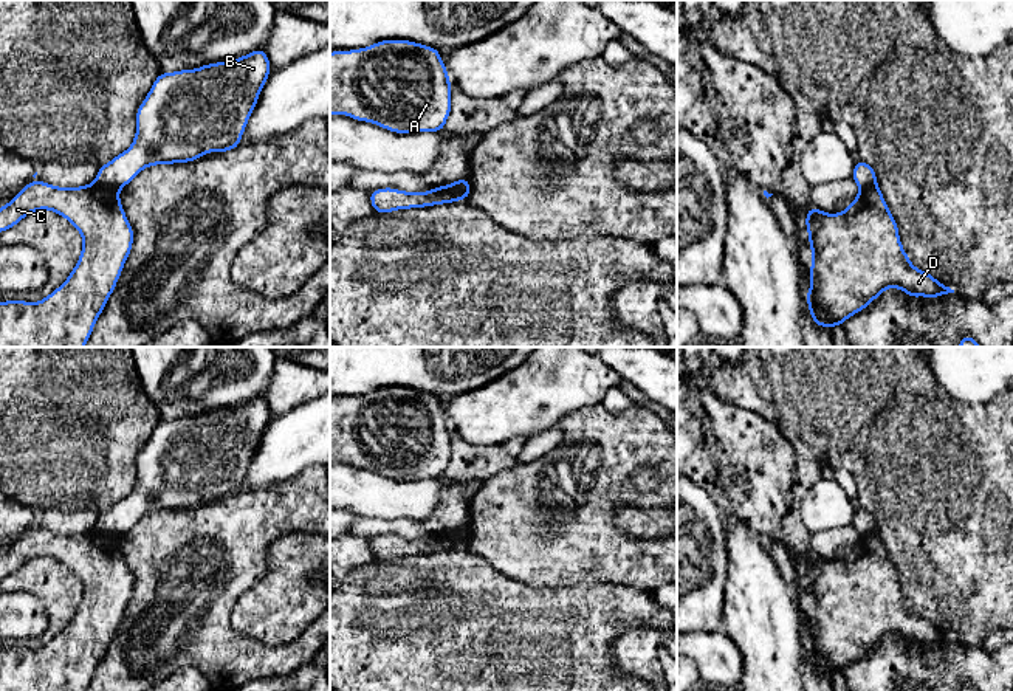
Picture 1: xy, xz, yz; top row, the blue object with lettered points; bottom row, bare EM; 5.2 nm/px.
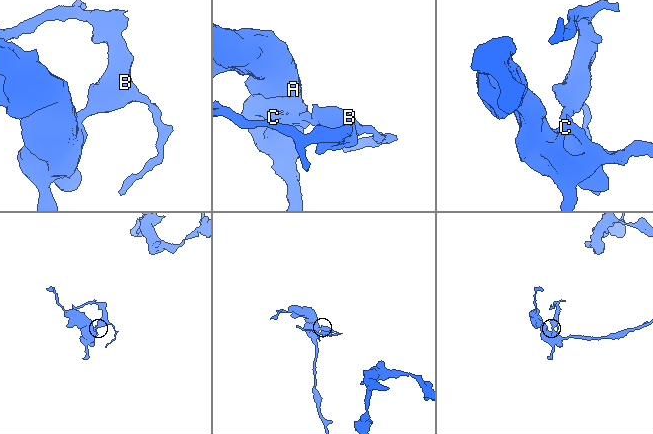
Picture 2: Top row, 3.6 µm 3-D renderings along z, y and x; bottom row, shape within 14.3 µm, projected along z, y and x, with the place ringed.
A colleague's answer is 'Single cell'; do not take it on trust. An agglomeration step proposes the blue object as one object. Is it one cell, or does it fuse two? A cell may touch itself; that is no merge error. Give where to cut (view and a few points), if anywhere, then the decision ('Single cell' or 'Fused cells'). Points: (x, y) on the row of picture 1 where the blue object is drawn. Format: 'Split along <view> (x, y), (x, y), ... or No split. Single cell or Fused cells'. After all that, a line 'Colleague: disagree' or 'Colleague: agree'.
Split along xy (95, 182), (118, 191). Fused cells
Colleague: disagree

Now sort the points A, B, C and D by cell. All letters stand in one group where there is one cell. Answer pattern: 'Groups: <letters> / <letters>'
Groups: A C D / B

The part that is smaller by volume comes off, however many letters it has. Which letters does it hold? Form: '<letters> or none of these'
B

